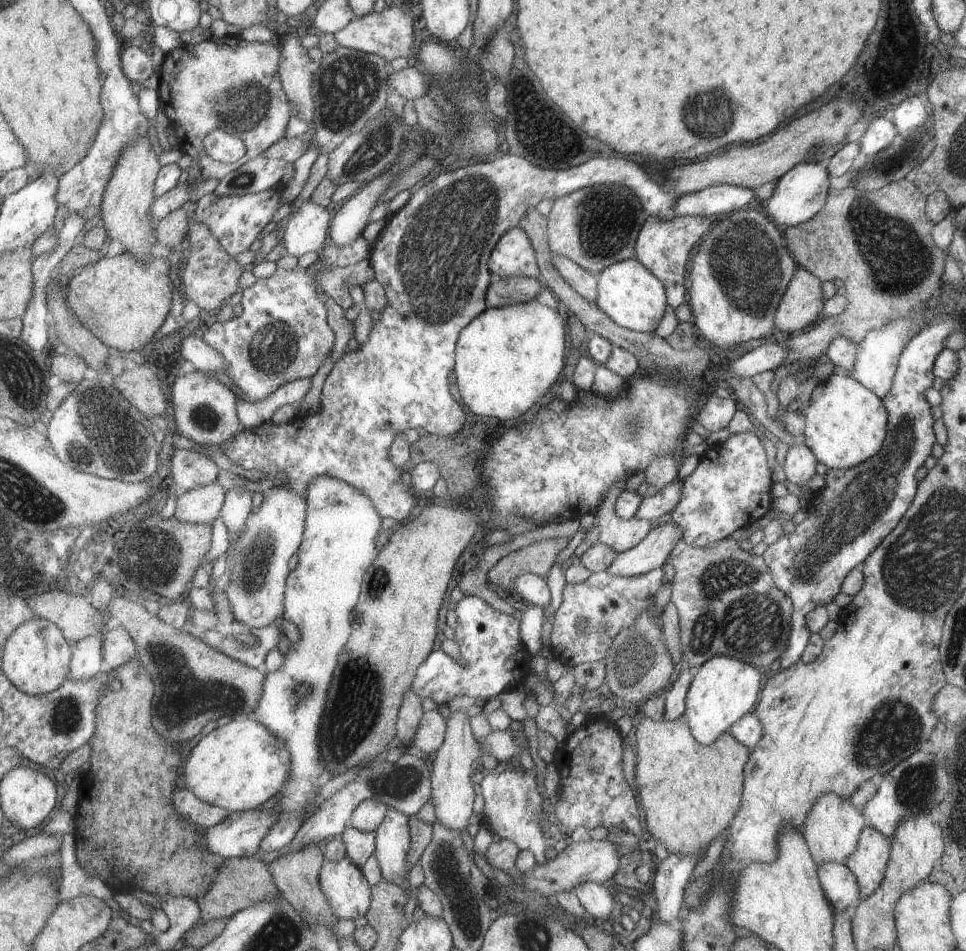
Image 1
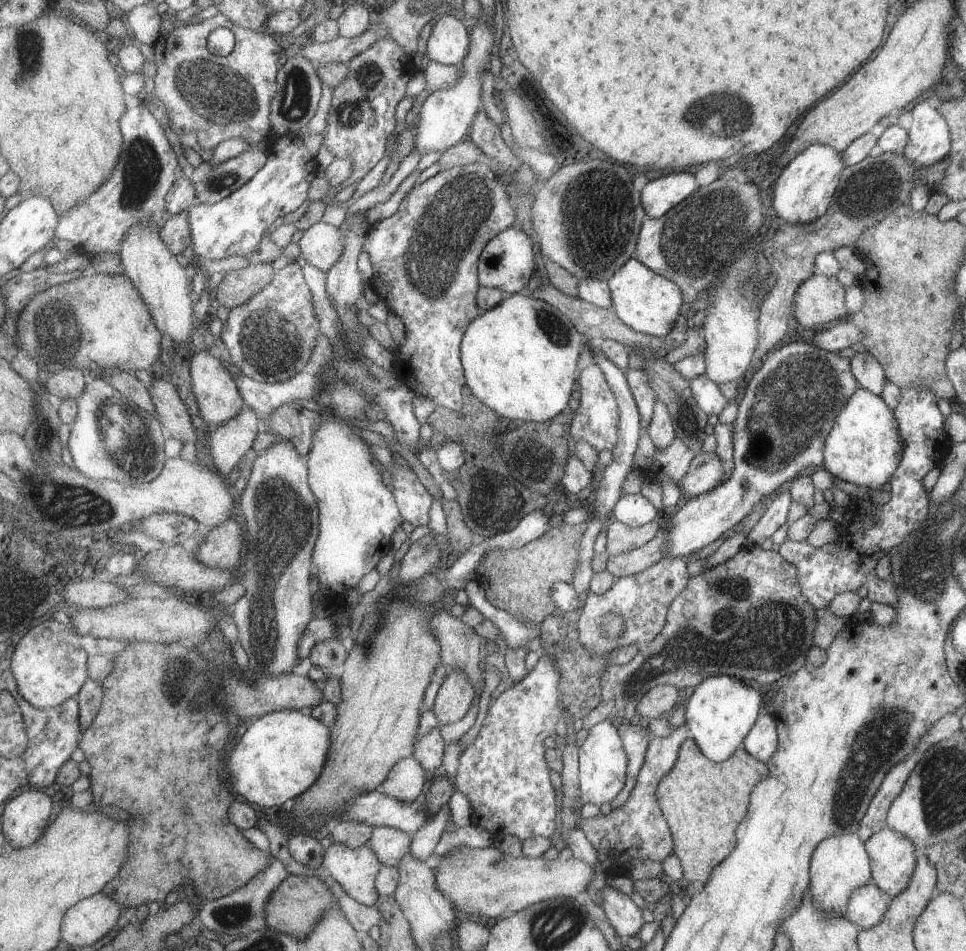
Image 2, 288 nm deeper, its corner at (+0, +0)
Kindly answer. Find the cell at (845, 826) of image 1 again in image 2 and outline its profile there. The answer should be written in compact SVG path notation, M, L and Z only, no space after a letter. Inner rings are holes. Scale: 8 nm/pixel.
M853 832L823 838L817 844L817 848L813 850L813 856L811 856L811 864L809 864L809 878L811 878L809 892L813 894L813 900L817 900L817 904L821 908L825 908L827 912L843 914L845 906L849 902L849 894L857 886L867 884L865 880L869 878L871 858L867 858L865 852L867 850L863 850L863 840Z

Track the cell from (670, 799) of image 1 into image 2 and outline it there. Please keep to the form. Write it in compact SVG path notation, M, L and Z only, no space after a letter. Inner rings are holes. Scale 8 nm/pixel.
M689 738L681 746L675 768L661 780L657 798L665 810L665 818L673 830L675 854L681 858L685 868L685 880L709 884L713 870L725 862L725 858L737 846L735 830L745 820L749 810L749 794L761 778L769 774L767 764L739 748L723 764L713 762L701 746Z

